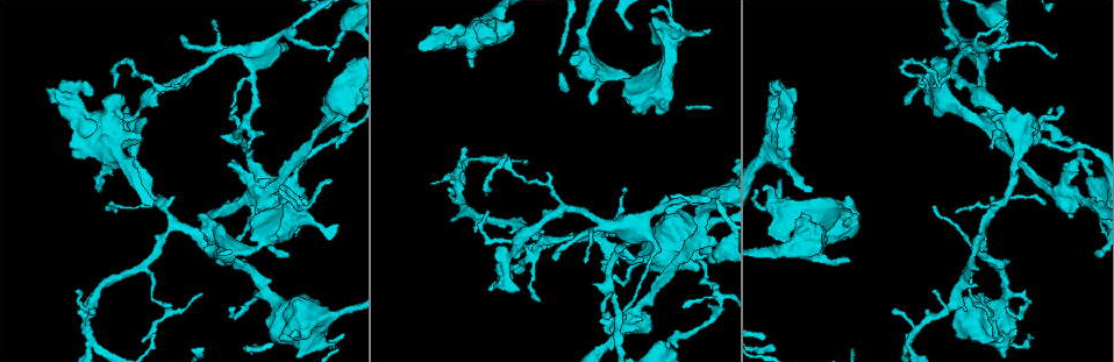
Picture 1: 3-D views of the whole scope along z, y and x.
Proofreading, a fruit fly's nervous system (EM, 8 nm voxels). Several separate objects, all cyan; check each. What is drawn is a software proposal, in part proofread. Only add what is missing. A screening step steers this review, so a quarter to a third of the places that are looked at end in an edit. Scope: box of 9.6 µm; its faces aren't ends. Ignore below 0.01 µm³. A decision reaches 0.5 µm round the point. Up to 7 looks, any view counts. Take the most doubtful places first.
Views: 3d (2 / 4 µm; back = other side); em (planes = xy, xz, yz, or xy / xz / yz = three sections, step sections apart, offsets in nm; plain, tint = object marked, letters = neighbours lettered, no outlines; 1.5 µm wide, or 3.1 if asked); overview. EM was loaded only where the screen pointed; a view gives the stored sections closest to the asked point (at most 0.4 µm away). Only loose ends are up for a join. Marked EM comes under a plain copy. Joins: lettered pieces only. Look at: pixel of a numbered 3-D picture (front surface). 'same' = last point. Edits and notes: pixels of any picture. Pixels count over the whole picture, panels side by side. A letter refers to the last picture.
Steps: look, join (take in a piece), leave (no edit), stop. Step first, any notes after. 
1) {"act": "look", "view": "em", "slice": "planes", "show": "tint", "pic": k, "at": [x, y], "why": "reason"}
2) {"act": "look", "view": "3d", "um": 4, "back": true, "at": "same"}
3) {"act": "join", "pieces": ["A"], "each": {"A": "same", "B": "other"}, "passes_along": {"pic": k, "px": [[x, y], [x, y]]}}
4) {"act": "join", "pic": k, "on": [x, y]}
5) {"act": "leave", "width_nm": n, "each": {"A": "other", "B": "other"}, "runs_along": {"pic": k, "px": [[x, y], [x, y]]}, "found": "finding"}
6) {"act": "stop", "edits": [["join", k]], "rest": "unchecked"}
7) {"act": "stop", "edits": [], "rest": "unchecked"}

{"act": "look", "view": "em", "slice": "planes", "show": "tint", "pic": 1, "at": [330, 60], "why": "an open end"}

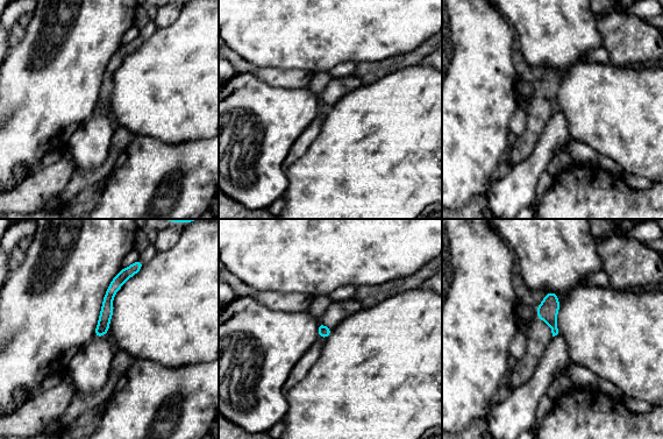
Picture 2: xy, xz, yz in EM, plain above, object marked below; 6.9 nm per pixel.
{"act": "look", "view": "em", "slice": "planes", "show": "letters", "at": "same", "why": "what lies round it"}

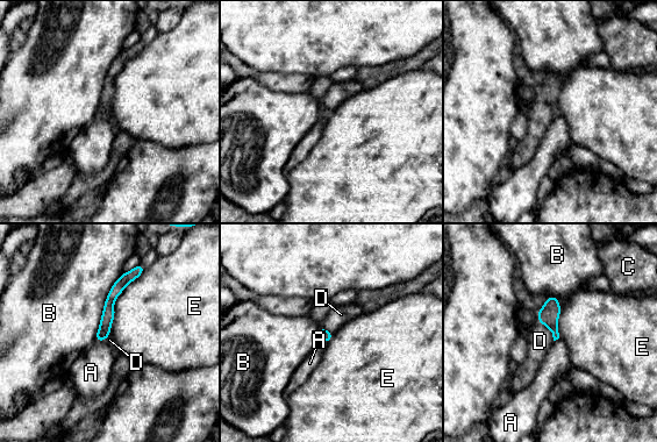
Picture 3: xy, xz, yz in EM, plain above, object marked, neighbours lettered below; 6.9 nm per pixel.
{"act": "leave", "width_nm": 80, "each": {"A": "other", "B": "other", "C": "other", "D": "other", "E": "other"}, "border": {"pic": 3, "px": [[536, 320], [549, 329], [554, 340]]}, "found": "none of them fits"}

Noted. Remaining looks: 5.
{"act": "look", "view": "3d", "um": 2, "pic": 1, "at": [340, 336]}

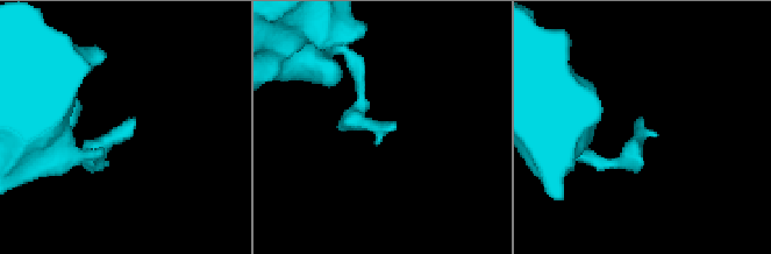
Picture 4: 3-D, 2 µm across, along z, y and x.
{"act": "look", "view": "em", "slice": "xy", "step": 4, "show": "tint", "pic": 4, "at": [390, 123], "why": "now the EM"}

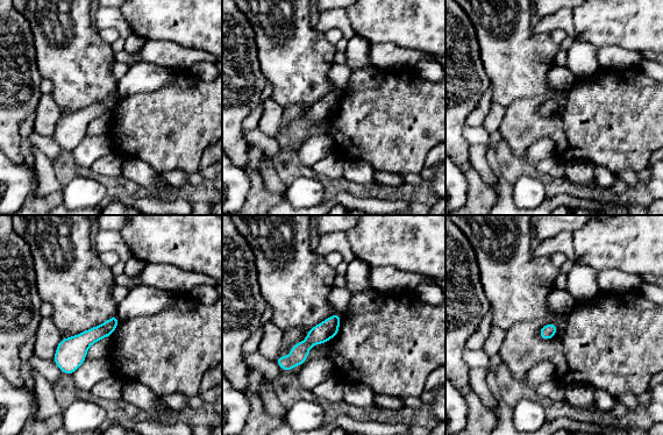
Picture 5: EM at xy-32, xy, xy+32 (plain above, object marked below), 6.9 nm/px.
{"act": "look", "view": "em", "slice": "planes", "show": "letters", "at": "same", "why": "cut it another way"}

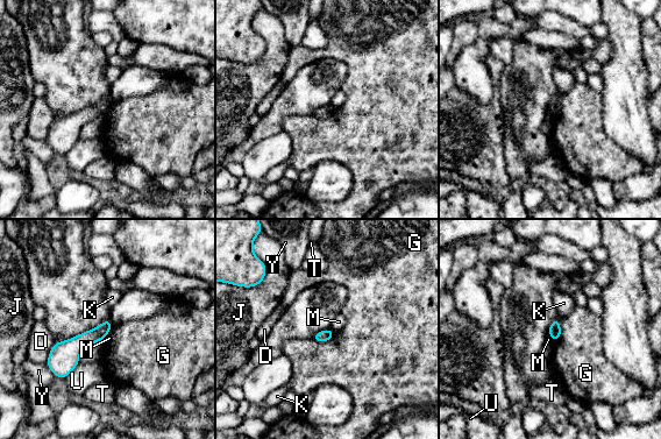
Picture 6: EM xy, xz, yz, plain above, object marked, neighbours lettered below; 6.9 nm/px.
{"act": "leave", "each": {"D": "other", "G": "other", "J": "other", "K": "other", "M": "other", "T": "other", "U": "other", "Y": "other"}, "border": {"pic": 6, "px": [[112, 325], [102, 339]]}, "found": "none of them fits"}

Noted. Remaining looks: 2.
{"act": "look", "view": "3d", "um": 4, "back": true, "pic": 1, "at": [777, 182], "why": "thin end"}

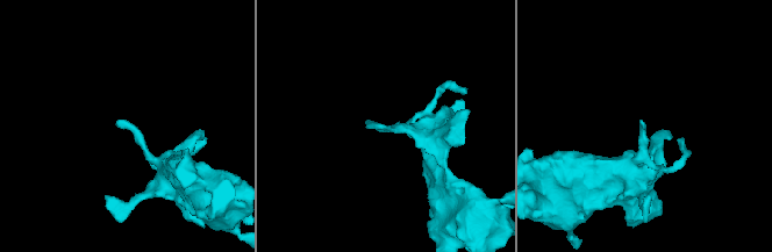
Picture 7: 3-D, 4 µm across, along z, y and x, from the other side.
{"act": "look", "view": "em", "slice": "planes", "show": "letters", "pic": 7, "at": [117, 124], "why": "need the tissue"}

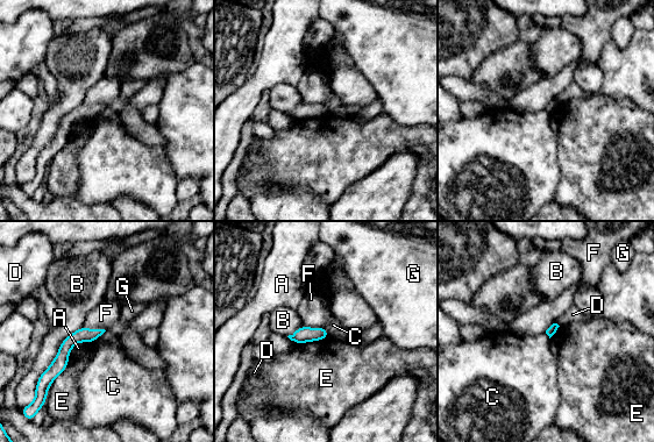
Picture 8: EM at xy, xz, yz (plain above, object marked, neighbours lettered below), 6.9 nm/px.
{"act": "leave", "each": {"A": "other", "B": "other", "C": "other", "D": "other", "E": "other", "F": "other", "G": "other"}, "runs_along": {"pic": 8, "px": [[99, 332], [77, 336], [50, 378]]}, "found": "none of them fits"}

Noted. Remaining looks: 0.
{"act": "stop", "edits": [], "rest": "unchecked"}

